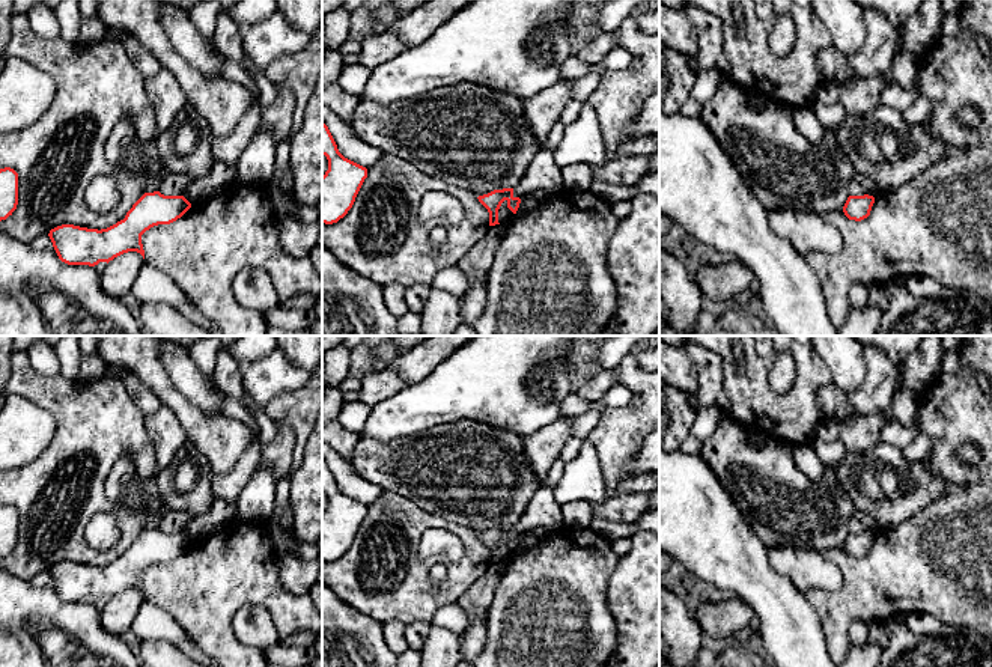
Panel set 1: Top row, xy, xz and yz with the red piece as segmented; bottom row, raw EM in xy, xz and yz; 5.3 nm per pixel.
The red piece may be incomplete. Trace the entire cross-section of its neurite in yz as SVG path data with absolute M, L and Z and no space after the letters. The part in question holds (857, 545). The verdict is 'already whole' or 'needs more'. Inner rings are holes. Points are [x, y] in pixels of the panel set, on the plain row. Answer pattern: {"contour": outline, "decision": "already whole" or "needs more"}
{"contour": "M869 531L849 533L843 544L843 550L849 557L861 559L870 553L873 541L875 535Z", "decision": "already whole"}

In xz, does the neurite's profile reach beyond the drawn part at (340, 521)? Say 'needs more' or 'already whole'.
already whole

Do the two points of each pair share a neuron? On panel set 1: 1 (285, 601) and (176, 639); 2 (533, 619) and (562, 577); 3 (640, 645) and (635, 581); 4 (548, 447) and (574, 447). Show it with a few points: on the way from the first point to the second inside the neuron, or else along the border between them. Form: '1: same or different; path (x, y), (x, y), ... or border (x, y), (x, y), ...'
1: different; border (163, 609), (200, 651)
2: same; path (544, 609), (560, 587)
3: same; path (640, 630), (640, 596)
4: different; border (572, 437), (566, 441), (559, 456)

